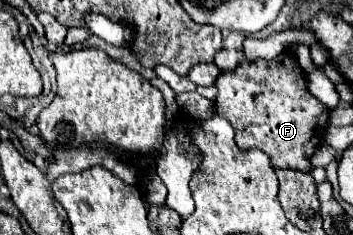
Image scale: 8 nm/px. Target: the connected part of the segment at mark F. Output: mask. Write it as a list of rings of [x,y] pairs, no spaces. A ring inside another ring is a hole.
[[[283,51],[271,61],[247,61],[243,53],[243,60],[238,64],[233,63],[237,61],[237,54],[229,53],[229,58],[236,55],[236,60],[216,64],[237,67],[233,71],[223,71],[215,83],[219,89],[215,111],[233,125],[237,147],[241,151],[261,149],[271,159],[273,167],[311,171],[311,157],[321,133],[327,129],[329,109],[307,91],[305,71],[301,71],[297,57]]]

